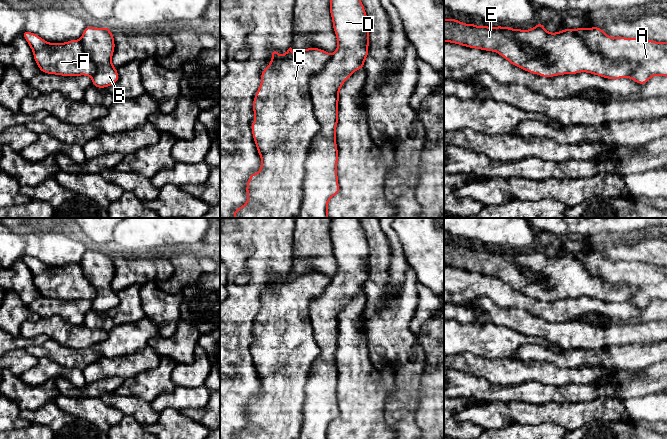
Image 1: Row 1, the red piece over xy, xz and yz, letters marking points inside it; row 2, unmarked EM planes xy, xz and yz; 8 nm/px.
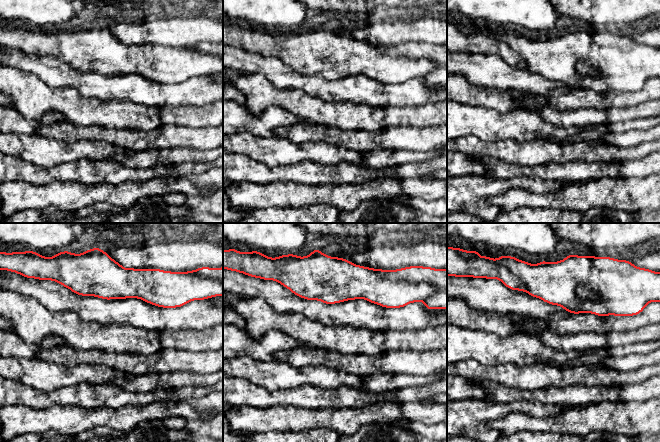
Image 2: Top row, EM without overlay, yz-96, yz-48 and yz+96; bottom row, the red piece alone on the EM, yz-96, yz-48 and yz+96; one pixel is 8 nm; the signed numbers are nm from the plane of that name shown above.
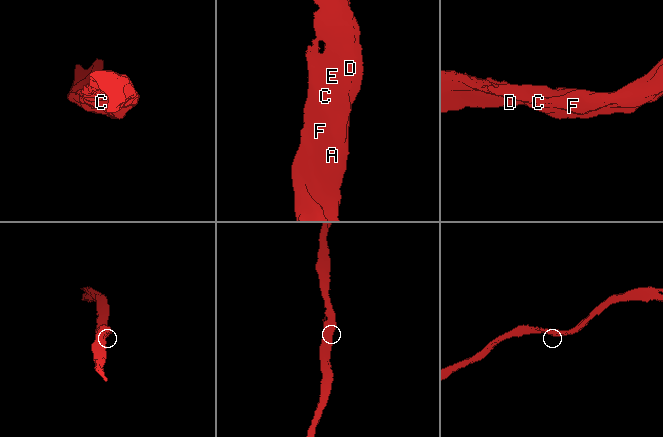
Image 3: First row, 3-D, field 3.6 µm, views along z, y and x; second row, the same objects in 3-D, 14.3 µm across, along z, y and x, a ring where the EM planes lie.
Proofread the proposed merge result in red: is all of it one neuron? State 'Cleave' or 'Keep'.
Cleave

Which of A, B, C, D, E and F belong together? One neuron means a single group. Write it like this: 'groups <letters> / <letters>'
groups A B D / C E F

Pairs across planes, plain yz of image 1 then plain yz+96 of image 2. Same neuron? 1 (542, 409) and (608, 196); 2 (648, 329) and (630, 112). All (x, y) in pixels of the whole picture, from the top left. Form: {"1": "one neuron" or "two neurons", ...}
{"1": "one neuron", "2": "one neuron"}

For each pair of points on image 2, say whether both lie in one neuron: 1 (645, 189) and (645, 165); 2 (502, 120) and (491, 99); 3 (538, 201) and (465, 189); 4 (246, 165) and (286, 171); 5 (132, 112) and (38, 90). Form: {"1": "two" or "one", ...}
{"1": "two", "2": "two", "3": "two", "4": "one", "5": "one"}

